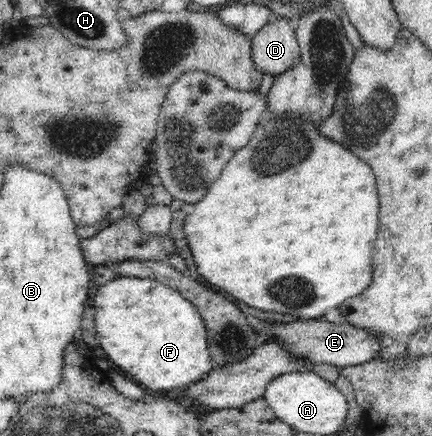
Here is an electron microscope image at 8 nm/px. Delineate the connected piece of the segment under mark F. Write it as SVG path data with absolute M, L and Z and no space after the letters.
M119 276L109 280L104 285L100 286L94 296L94 321L96 330L96 339L99 341L99 346L104 349L107 355L107 361L112 367L118 369L122 374L127 376L130 380L139 384L143 388L147 388L149 392L166 392L171 389L180 389L180 387L187 388L191 383L196 383L202 376L205 376L213 369L214 365L210 359L210 348L208 347L208 334L206 333L206 326L204 320L200 316L197 307L185 298L178 290L162 283L161 281L152 278L139 278Z

